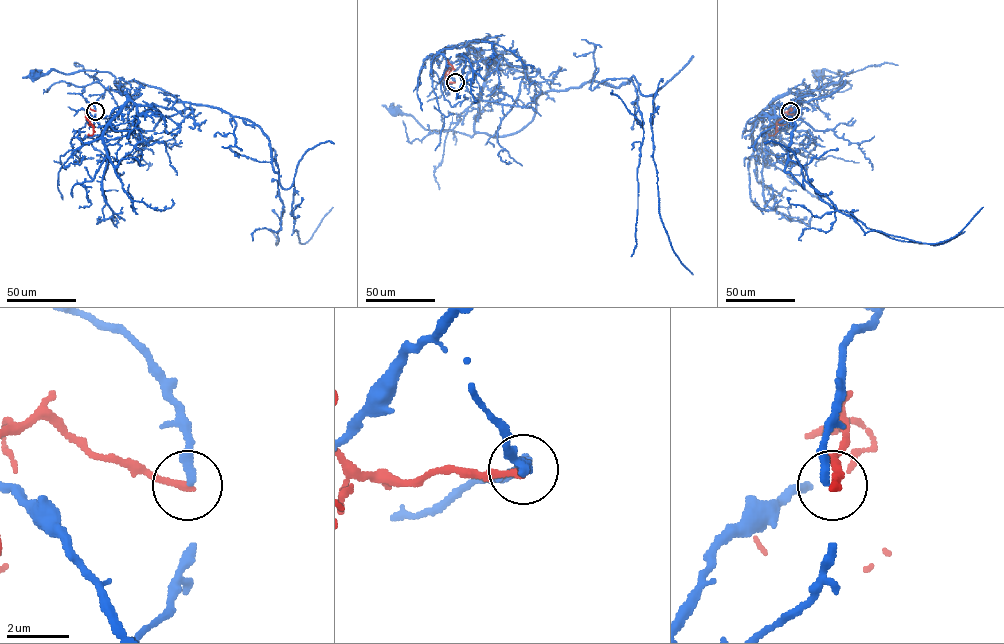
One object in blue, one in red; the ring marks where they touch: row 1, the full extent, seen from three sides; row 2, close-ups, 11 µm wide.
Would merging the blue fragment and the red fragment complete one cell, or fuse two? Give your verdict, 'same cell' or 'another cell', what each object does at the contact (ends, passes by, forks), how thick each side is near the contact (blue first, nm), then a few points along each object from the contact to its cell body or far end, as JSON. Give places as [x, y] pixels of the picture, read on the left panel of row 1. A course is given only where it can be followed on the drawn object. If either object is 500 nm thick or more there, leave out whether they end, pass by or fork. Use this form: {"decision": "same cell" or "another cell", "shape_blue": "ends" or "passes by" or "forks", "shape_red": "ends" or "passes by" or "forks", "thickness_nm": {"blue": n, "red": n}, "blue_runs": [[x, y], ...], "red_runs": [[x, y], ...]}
{"decision": "another cell", "shape_blue": "ends", "shape_red": "ends", "thickness_nm": {"blue": 280, "red": 240}, "blue_runs": [[95, 111], [92, 118], [101, 133], [126, 105], [127, 95], [119, 90], [112, 74], [52, 70], [35, 74]], "red_runs": [[95, 111], [88, 108], [85, 112], [93, 129], [93, 134], [88, 134]]}

